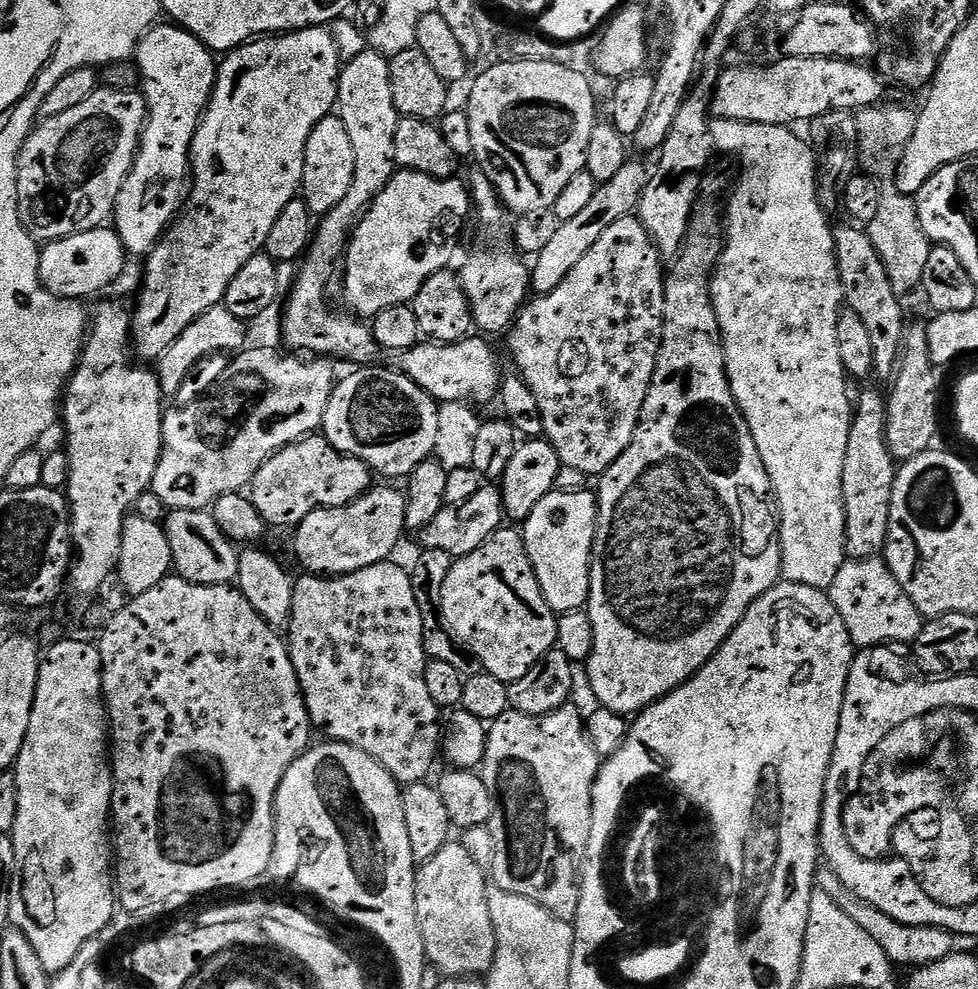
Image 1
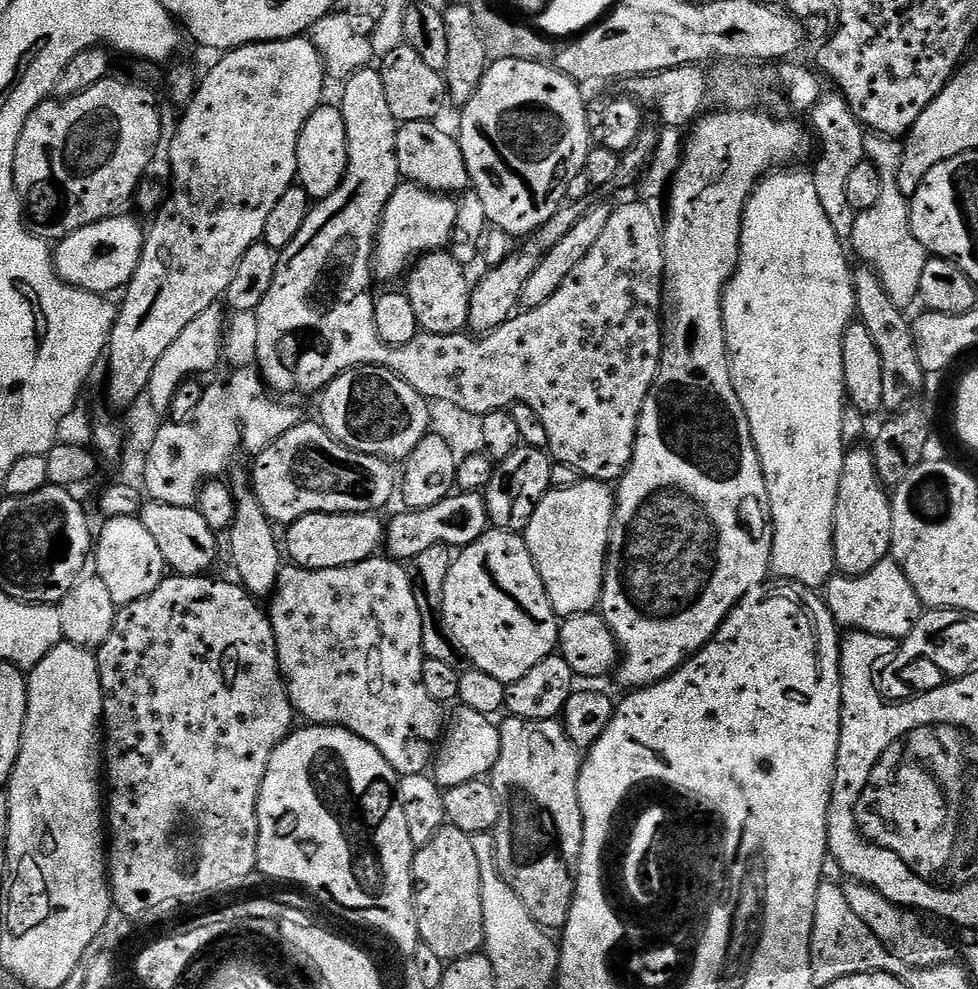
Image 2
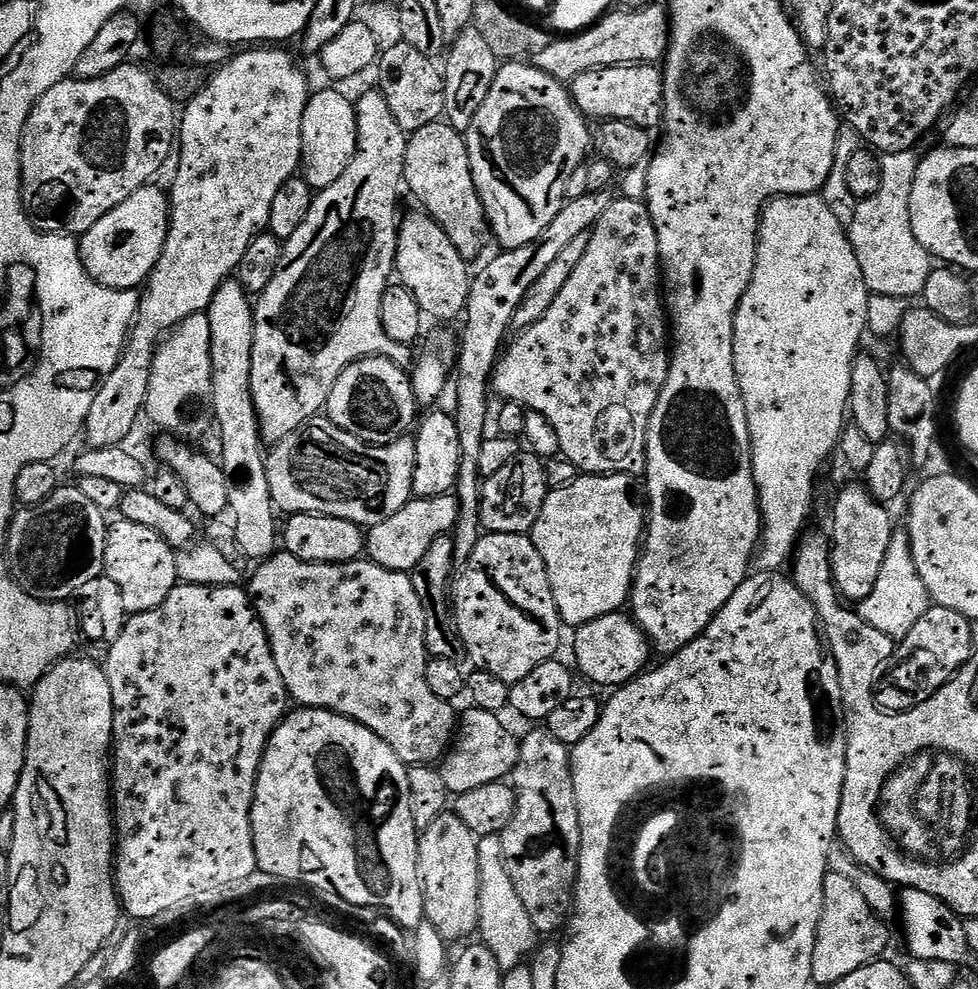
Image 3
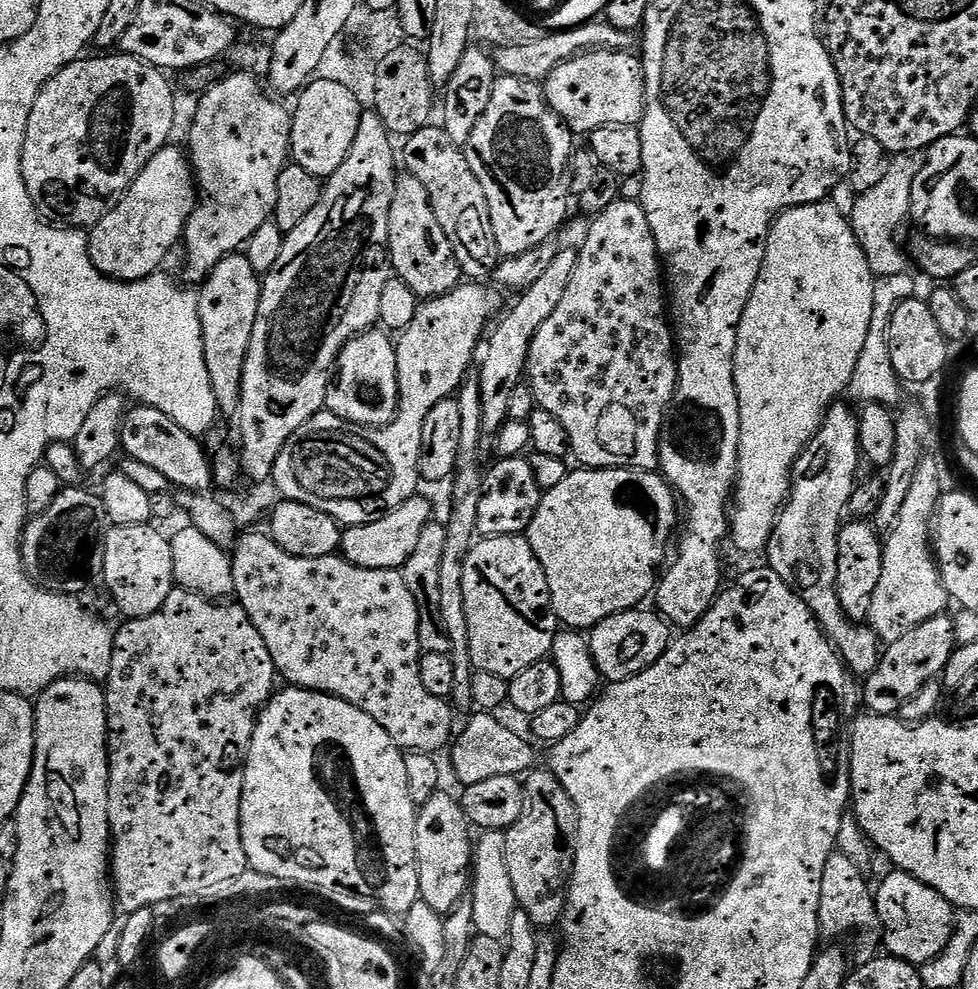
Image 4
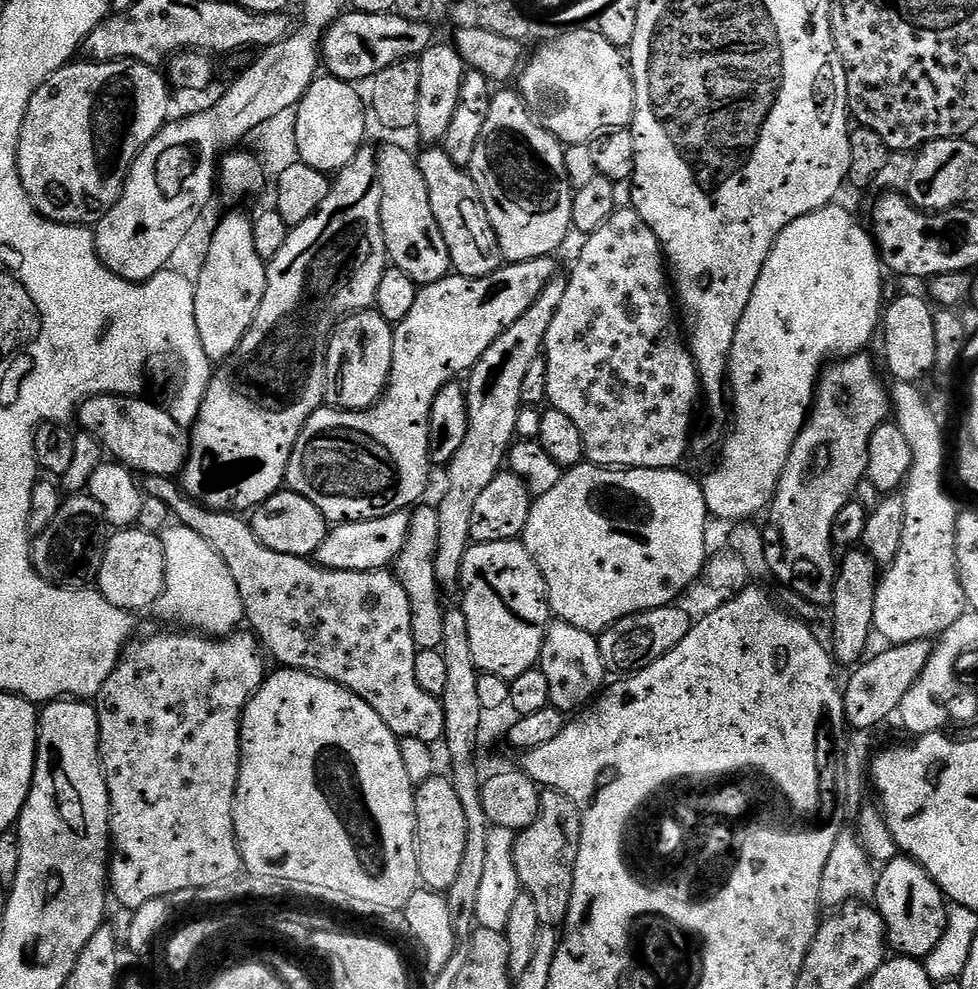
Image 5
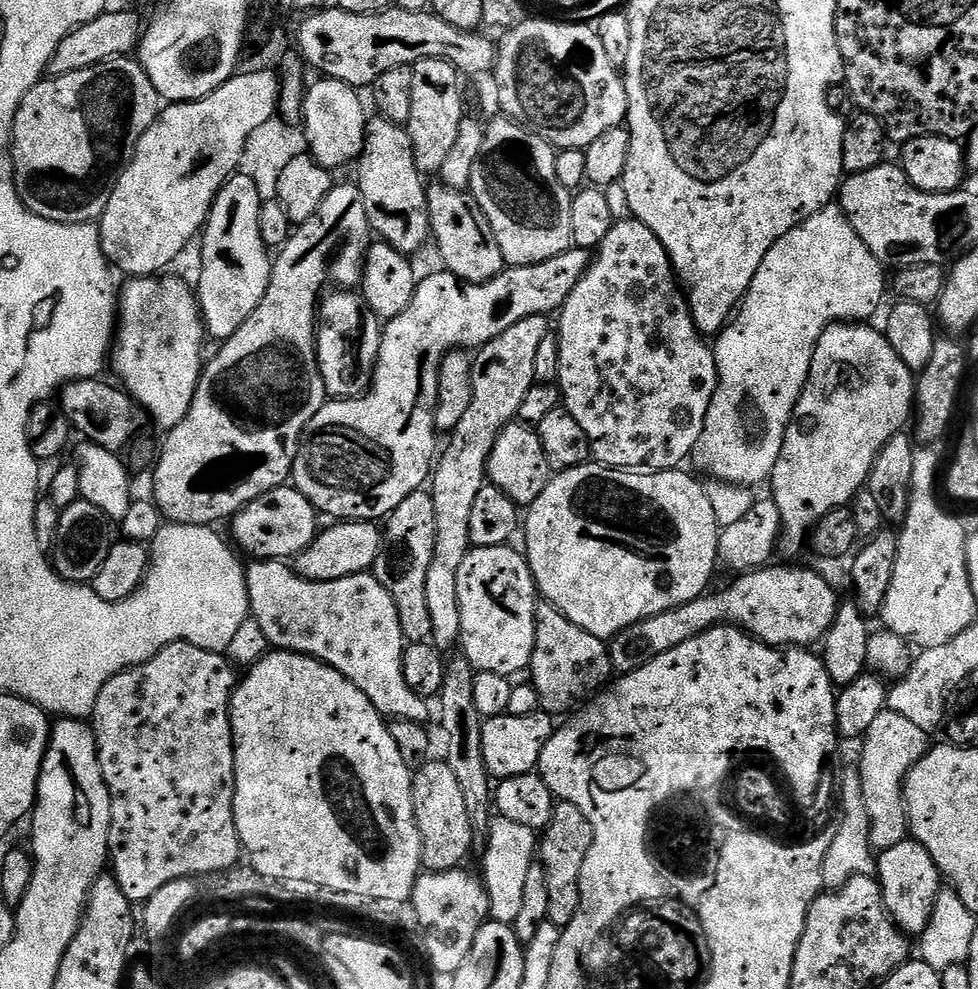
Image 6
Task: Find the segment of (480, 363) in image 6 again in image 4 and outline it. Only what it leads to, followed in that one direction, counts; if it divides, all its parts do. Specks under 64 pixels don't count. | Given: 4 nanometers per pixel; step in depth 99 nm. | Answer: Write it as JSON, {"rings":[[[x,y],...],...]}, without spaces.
{"rings":[[[561,247],[556,253],[554,262],[550,262],[549,268],[538,277],[538,282],[534,282],[529,288],[523,289],[520,301],[507,309],[506,315],[491,329],[492,338],[487,339],[488,354],[484,358],[484,366],[480,370],[478,382],[481,386],[481,395],[485,401],[504,400],[511,401],[512,392],[518,387],[526,376],[528,366],[528,355],[530,346],[546,318],[558,310],[558,305],[562,302],[566,290],[570,286],[570,278],[574,278],[576,269],[576,258],[578,252],[575,247]]]}

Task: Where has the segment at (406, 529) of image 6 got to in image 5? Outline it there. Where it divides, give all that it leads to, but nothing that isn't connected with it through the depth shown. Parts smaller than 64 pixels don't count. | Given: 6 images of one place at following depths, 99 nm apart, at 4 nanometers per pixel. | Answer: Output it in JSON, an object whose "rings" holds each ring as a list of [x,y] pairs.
{"rings":[[[424,506],[411,509],[406,542],[394,561],[394,575],[402,590],[406,590],[406,598],[410,598],[410,630],[414,634],[417,649],[439,649],[446,604],[440,601],[442,589],[434,574],[434,558],[438,550],[438,511],[435,507],[420,507]]]}

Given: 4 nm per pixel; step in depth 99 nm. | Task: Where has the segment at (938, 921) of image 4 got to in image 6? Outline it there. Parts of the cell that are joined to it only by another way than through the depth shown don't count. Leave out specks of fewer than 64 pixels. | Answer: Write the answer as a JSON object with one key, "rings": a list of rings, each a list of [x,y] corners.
{"rings":[[[911,838],[883,849],[878,856],[878,879],[884,908],[895,920],[896,927],[909,938],[919,938],[930,922],[930,914],[934,914],[934,902],[942,887],[942,877],[940,871],[936,869],[934,858],[930,858],[930,850],[926,850],[926,846]]]}

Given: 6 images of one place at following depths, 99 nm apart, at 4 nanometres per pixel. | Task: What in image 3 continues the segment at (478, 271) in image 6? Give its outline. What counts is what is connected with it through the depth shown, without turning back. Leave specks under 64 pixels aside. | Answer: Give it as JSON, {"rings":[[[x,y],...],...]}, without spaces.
{"rings":[[[437,122],[430,126],[422,126],[422,130],[411,133],[406,146],[406,158],[404,159],[404,184],[416,195],[416,200],[421,209],[427,212],[433,220],[438,221],[442,230],[454,242],[458,254],[469,262],[475,261],[475,256],[480,256],[490,244],[490,229],[488,227],[488,215],[484,212],[484,203],[476,189],[474,174],[470,170],[470,154],[468,153],[467,139],[454,130],[447,122]]]}

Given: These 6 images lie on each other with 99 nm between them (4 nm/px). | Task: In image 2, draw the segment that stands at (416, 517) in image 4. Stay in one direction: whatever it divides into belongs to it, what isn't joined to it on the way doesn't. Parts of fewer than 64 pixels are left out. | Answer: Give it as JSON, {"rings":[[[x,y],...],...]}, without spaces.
{"rings":[[[457,491],[442,502],[434,502],[434,506],[400,510],[392,521],[389,519],[386,524],[386,552],[393,560],[411,562],[418,554],[422,554],[422,550],[430,550],[430,546],[446,544],[453,550],[462,549],[474,543],[489,528],[483,495],[478,492]]]}

